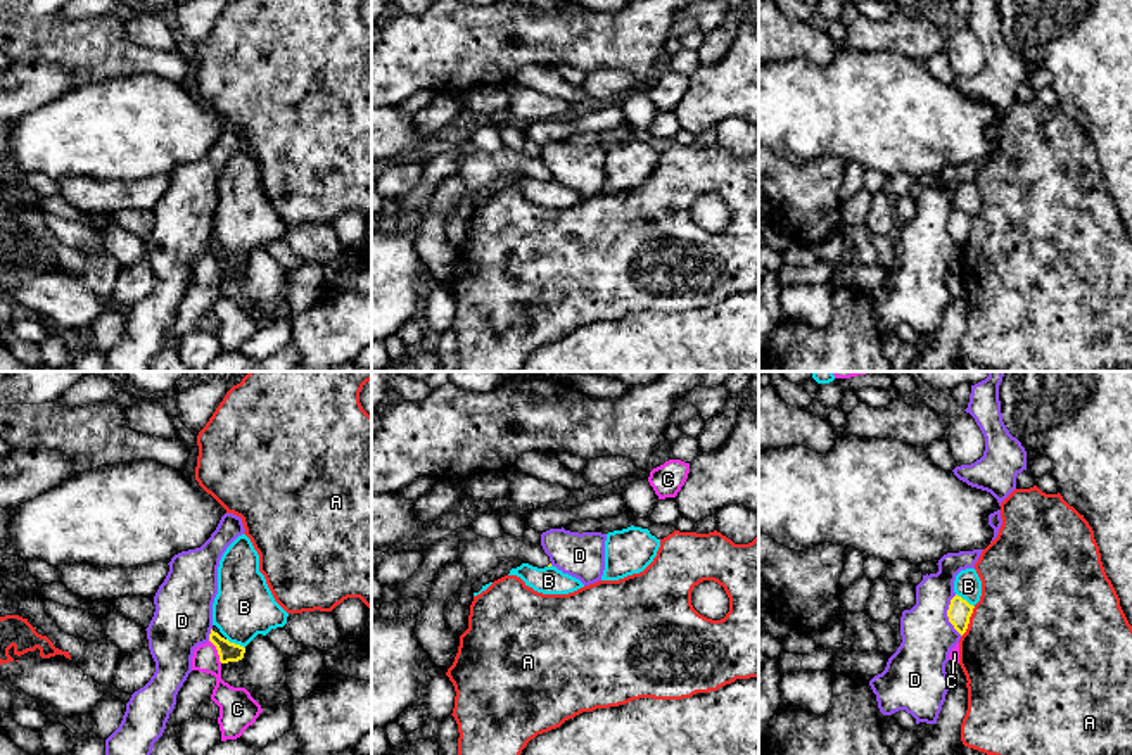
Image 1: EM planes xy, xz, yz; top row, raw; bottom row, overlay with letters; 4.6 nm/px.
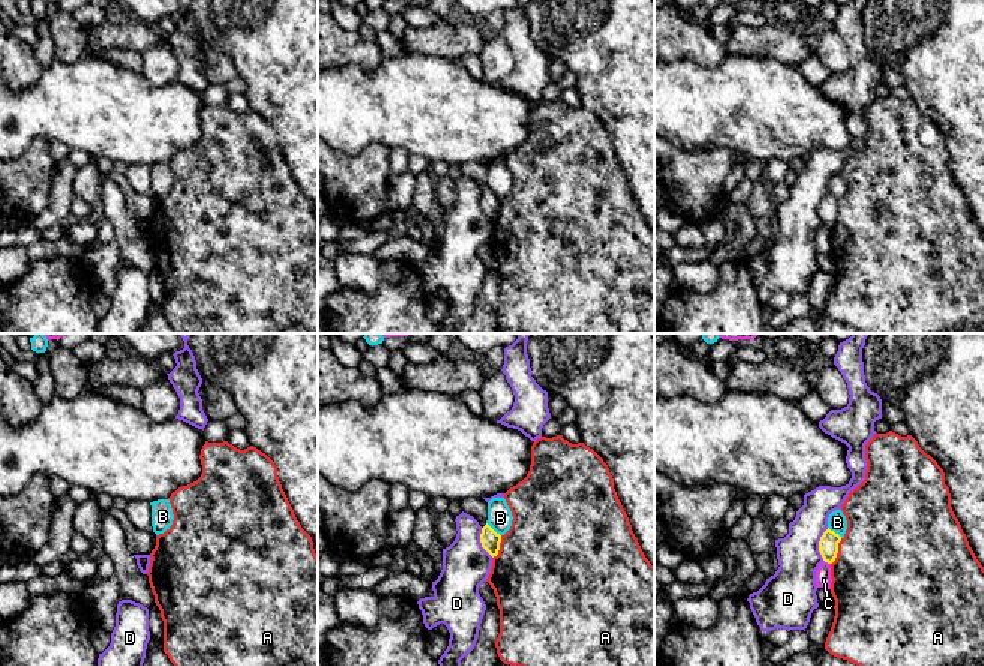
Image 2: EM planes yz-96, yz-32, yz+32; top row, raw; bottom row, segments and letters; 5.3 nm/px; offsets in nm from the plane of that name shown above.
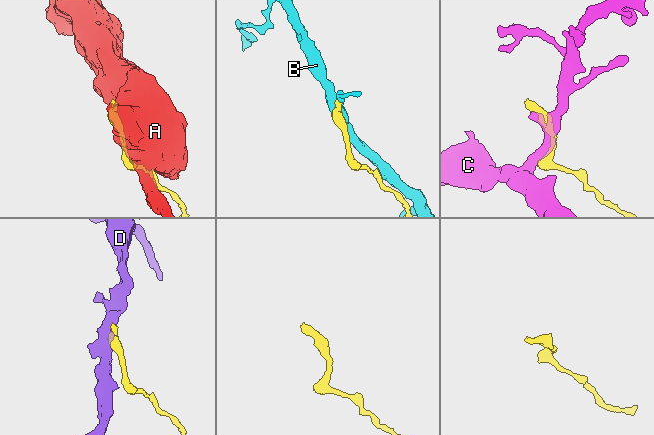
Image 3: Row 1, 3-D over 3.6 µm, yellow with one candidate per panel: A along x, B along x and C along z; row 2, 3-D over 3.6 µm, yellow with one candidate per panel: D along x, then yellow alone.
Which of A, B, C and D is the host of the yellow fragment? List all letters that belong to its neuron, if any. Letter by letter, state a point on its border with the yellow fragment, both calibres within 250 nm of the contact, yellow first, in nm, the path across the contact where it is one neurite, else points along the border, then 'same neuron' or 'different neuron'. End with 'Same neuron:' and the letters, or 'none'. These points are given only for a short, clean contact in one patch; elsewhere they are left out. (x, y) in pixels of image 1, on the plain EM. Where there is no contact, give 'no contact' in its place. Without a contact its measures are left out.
A: meets yellow in yz at (968, 235); 110 nm thick on the yellow side, 500 nm on the other; different neuron
B: meets yellow in xy at (234, 256); 100 nm thick on the yellow side, 280 nm on the other; different neuron
C: meets yellow in xy at (218, 265); 100 nm thick on the yellow side, 140 nm on the other; different neuron
D: meets yellow in yz at (947, 228); 110 nm thick on the yellow side, 240 nm on the other; different neuron
Same neuron: none

